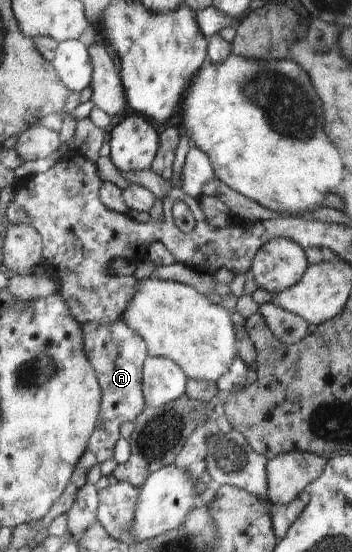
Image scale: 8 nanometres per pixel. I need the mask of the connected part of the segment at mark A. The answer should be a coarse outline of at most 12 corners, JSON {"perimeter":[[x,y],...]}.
{"perimeter":[[122,320],[82,325],[101,388],[87,450],[113,458],[145,407],[147,346]]}

